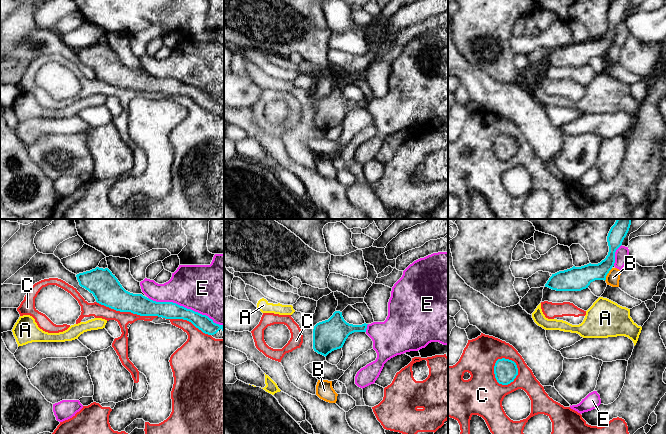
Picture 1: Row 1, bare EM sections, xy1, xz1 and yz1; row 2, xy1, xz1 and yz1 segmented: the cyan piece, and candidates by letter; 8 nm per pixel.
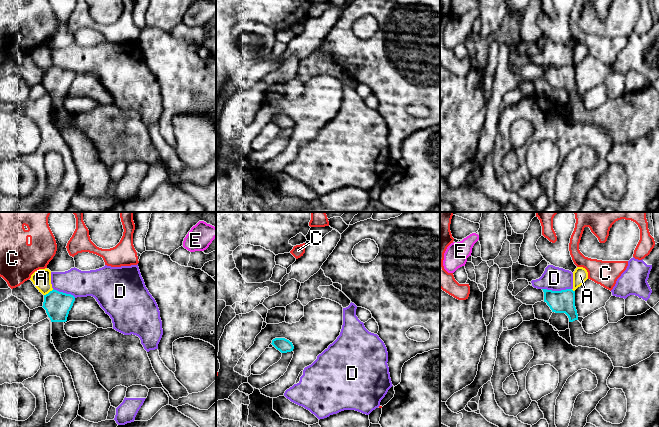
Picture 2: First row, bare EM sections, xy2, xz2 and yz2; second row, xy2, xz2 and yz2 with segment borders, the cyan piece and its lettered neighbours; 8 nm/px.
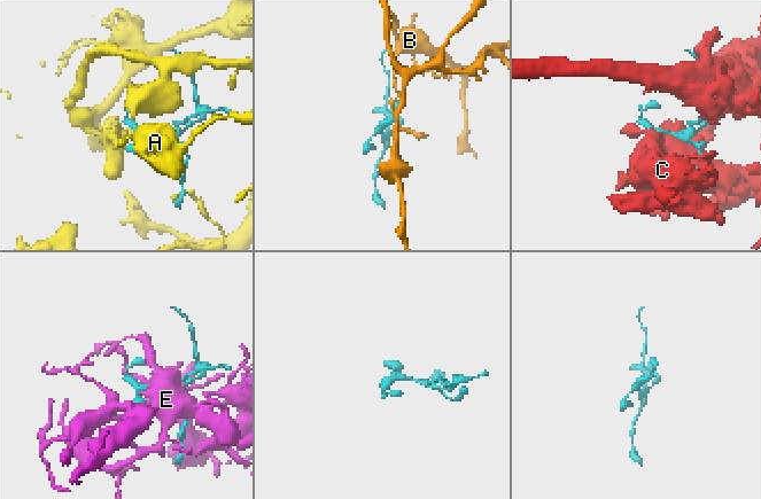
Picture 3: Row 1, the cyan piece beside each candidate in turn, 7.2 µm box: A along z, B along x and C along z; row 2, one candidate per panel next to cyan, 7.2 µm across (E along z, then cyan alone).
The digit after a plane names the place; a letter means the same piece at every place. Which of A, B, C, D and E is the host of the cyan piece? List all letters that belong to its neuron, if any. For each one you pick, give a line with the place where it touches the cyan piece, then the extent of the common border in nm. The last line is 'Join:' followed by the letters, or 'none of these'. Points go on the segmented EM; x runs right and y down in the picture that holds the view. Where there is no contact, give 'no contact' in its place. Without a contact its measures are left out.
Join: none of these

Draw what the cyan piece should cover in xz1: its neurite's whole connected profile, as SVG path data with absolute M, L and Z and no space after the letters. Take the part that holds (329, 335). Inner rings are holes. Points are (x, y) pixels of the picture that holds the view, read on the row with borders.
M335 311L328 320L314 326L313 349L326 357L332 351L342 348L350 334L366 332L367 325L349 324L344 320L342 312Z

